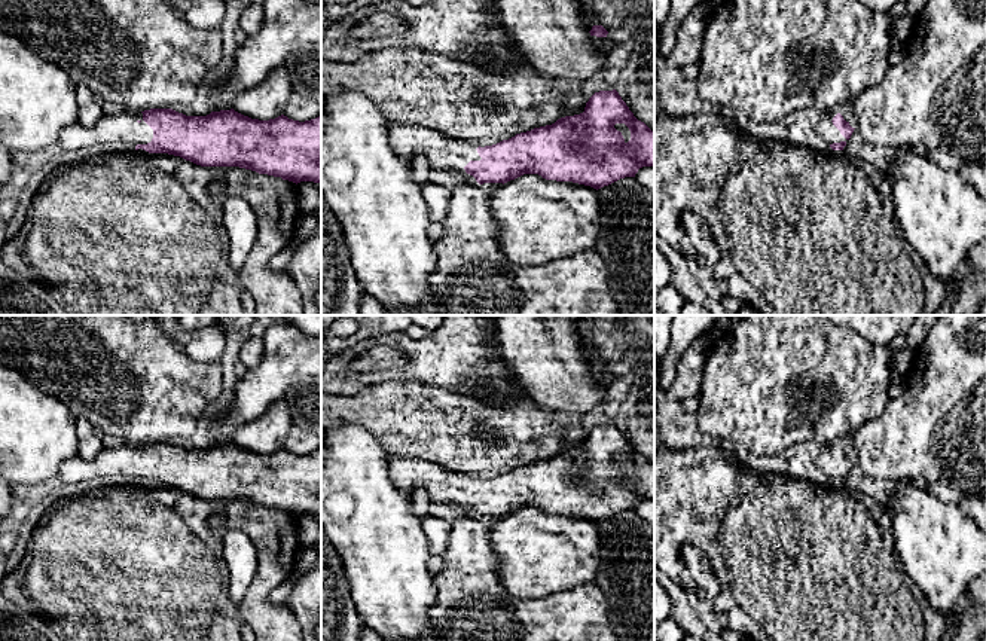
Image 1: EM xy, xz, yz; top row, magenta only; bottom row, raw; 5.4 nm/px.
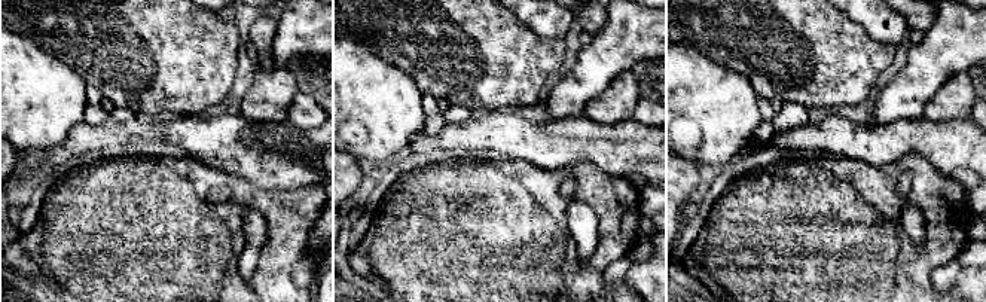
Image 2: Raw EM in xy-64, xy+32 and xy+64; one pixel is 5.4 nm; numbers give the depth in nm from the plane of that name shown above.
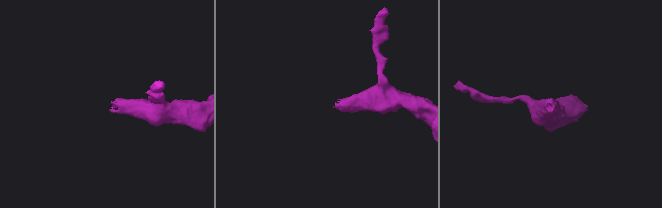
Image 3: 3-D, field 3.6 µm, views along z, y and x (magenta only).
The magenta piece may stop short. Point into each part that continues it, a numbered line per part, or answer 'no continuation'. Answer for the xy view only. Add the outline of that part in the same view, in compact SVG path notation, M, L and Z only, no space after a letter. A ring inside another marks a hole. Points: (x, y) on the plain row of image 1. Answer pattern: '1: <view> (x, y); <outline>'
1: xy (119, 464); M123 445L113 449L101 449L91 461L76 455L61 464L58 476L64 483L77 483L94 477L135 483L137 477L147 477L152 471L153 463L143 454L141 445Z

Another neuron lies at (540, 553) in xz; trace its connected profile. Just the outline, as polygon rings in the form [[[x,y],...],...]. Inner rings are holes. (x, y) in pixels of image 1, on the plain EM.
[[[523,507],[489,526],[489,540],[500,561],[500,583],[510,595],[537,599],[593,583],[601,565],[601,534],[598,524],[573,516],[546,513],[538,507]]]

